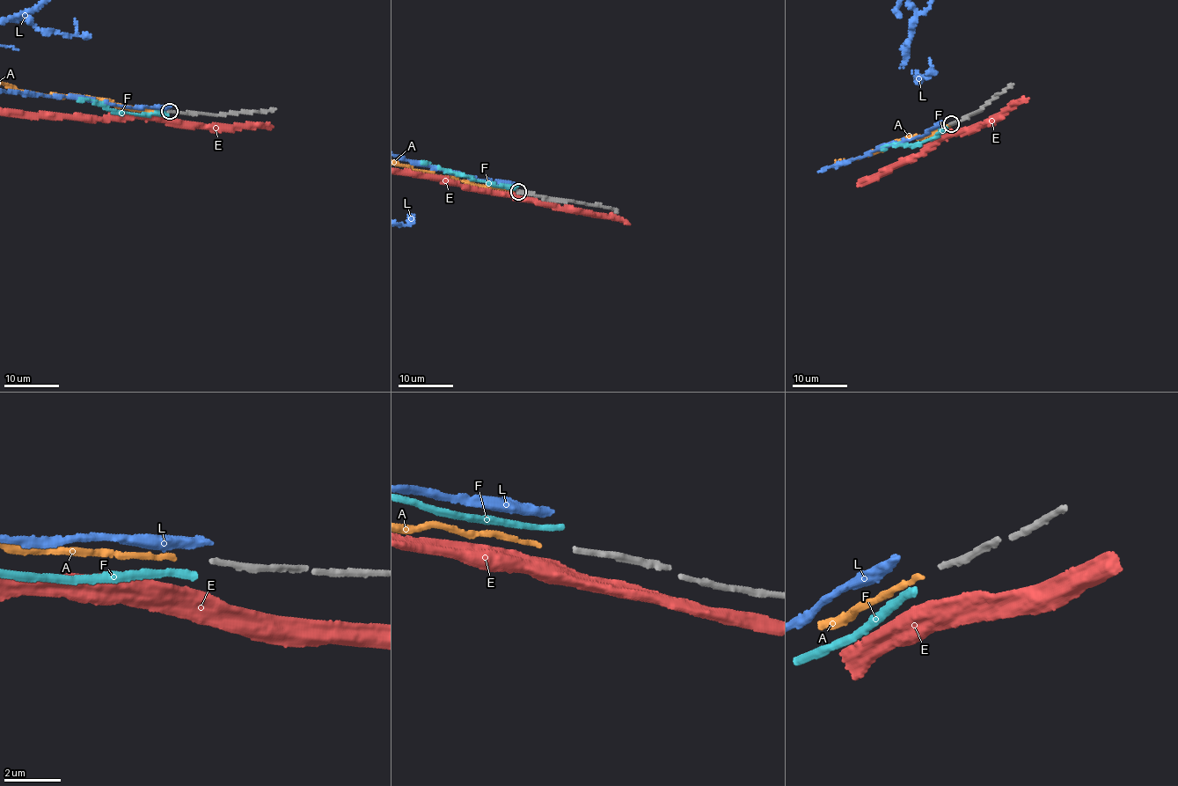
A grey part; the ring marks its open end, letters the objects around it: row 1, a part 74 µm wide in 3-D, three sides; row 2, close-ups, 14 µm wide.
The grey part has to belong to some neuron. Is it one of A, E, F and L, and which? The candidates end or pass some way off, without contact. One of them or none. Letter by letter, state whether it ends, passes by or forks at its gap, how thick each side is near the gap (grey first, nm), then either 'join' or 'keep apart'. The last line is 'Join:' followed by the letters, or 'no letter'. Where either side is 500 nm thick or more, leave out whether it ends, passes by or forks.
A: it ends | 200/150 nm | join
E: it passes by | 200/480 nm | keep apart
F: it ends | 200/240 nm | keep apart
L: it ends | 200/320 nm | keep apart
Join: A

